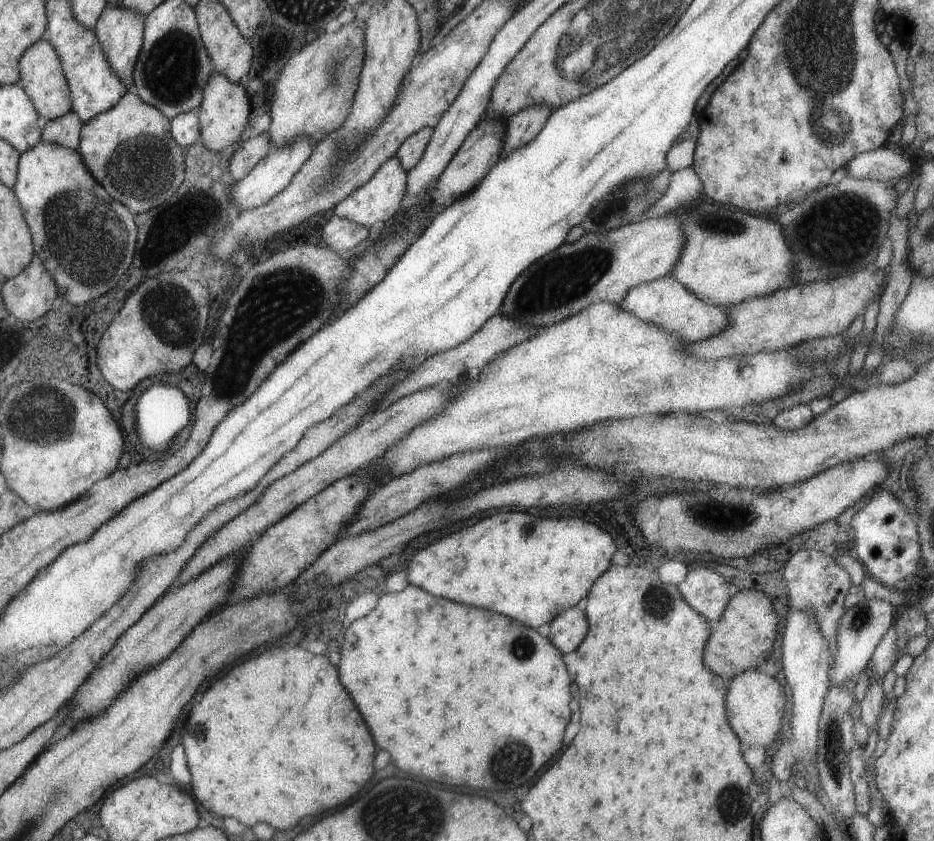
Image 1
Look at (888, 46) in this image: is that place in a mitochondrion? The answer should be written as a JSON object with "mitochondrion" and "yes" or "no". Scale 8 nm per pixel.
{"mitochondrion":"no"}

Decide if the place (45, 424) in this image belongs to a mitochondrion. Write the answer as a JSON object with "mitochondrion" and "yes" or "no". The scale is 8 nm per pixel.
{"mitochondrion":"yes"}

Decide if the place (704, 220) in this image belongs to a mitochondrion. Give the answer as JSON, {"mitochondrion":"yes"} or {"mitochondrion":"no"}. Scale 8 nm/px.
{"mitochondrion":"yes"}

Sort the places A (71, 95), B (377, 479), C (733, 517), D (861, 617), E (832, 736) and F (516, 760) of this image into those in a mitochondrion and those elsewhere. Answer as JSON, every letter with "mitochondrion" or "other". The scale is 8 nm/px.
{"A":"other","B":"other","C":"mitochondrion","D":"mitochondrion","E":"mitochondrion","F":"mitochondrion"}

